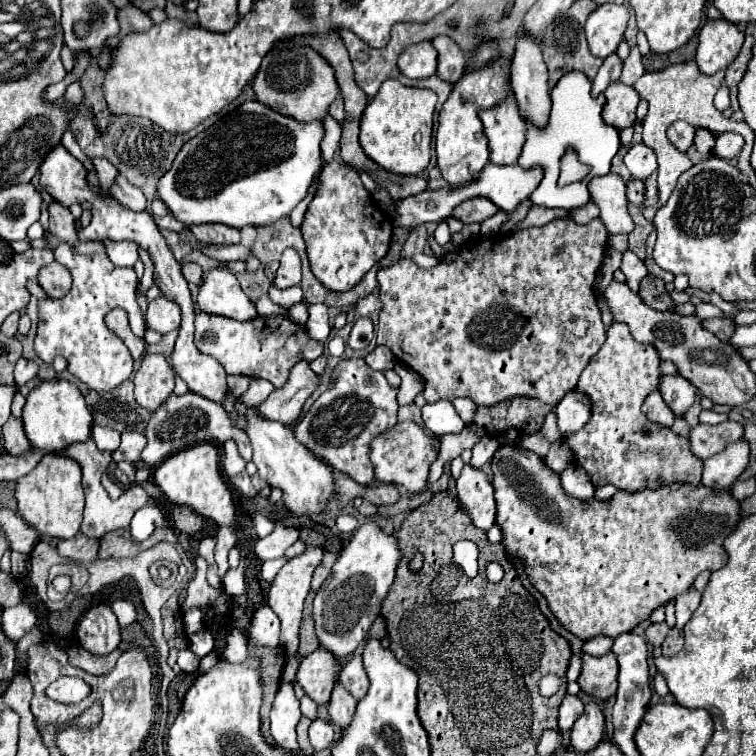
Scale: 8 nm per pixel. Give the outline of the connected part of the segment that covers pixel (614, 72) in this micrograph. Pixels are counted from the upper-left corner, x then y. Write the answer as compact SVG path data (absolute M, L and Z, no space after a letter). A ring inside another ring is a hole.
M613 53L605 59L605 63L601 65L601 69L597 71L595 79L593 79L593 97L601 95L611 83L615 83L621 75L621 61L619 57Z

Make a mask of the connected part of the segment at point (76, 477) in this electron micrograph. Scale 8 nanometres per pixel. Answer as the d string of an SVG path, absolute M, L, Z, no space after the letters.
M47 453L31 473L17 479L15 497L19 515L41 535L49 535L55 539L71 539L73 535L77 535L85 505L81 467L77 461Z

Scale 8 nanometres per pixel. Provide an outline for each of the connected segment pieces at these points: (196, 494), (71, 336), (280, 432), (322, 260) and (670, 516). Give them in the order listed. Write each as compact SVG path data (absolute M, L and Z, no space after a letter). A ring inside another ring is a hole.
M201 443L201 445L193 445L191 449L183 449L181 453L175 453L173 457L165 459L155 469L155 483L163 489L163 493L169 497L169 501L173 501L177 505L189 506L203 517L221 521L219 529L217 529L214 559L217 567L219 567L219 577L223 579L225 573L229 571L227 555L239 543L237 541L239 519L237 519L231 489L225 483L225 477L223 477L223 471L221 471L219 447L215 443Z
M101 241L91 243L61 243L55 251L55 259L65 265L73 277L73 287L63 299L39 301L39 327L35 335L35 353L41 361L53 363L57 355L69 361L69 371L83 381L89 389L105 393L129 379L133 371L133 357L127 345L105 325L105 315L111 309L123 309L129 317L129 327L137 337L145 333L145 321L135 297L137 275L135 269L115 267Z
M235 401L233 415L237 417L237 413L245 413L249 417L247 435L255 453L253 463L259 469L259 477L267 481L267 485L283 491L283 505L297 517L313 517L317 513L323 513L327 509L327 503L335 497L333 467L327 465L327 461L319 459L303 443L299 443L291 427L275 421L265 421L263 417L257 417L257 413L253 413L253 407L245 407L239 401Z
M331 161L323 165L319 177L321 187L309 203L301 233L307 245L313 275L329 291L343 293L355 287L363 275L385 257L393 225L389 225L389 217L373 203L353 167L343 161Z
M501 445L491 459L491 467L493 467L493 487L495 487L495 503L497 503L495 525L499 525L499 529L501 529L501 535L503 535L501 545L505 547L507 559L509 561L521 559L523 569L525 569L531 585L547 599L549 609L561 621L561 625L567 631L571 631L575 637L579 637L581 641L587 641L595 635L605 635L605 637L615 639L621 633L633 631L641 621L649 619L649 615L657 607L661 607L661 605L673 601L677 595L685 593L693 585L695 577L701 571L721 569L727 563L727 553L723 549L723 539L729 533L733 533L733 529L737 527L737 523L741 519L739 517L739 503L731 497L731 493L729 493L729 497L713 497L713 493L709 493L709 489L705 489L705 485L689 485L689 483L671 483L671 485L663 485L659 489L643 489L643 491L635 491L635 493L617 491L607 501L599 501L599 499L579 501L579 499L563 493L559 473L551 471L539 455L535 455L533 451L523 449L521 445Z

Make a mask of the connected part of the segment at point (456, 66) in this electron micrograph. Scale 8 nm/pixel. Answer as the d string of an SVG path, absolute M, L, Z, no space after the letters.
M437 37L433 47L439 53L439 71L437 75L449 83L455 83L467 67L465 51L451 39L451 37Z

